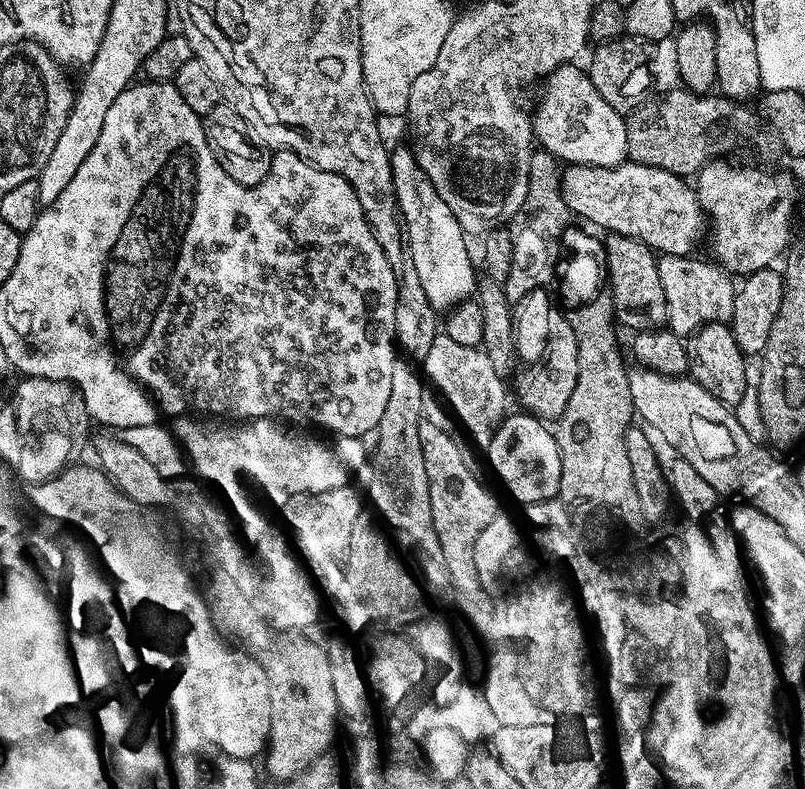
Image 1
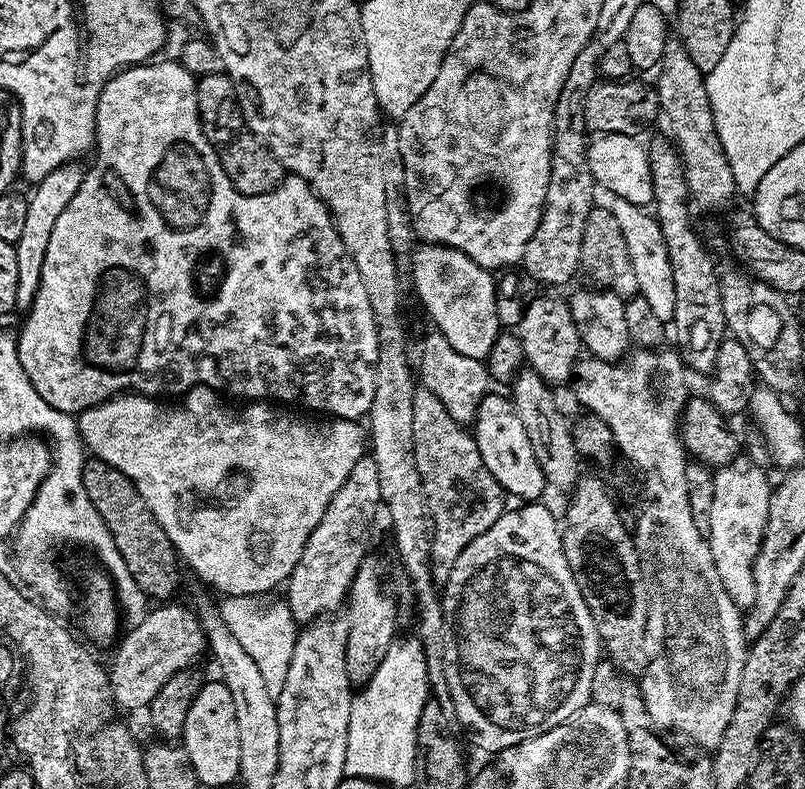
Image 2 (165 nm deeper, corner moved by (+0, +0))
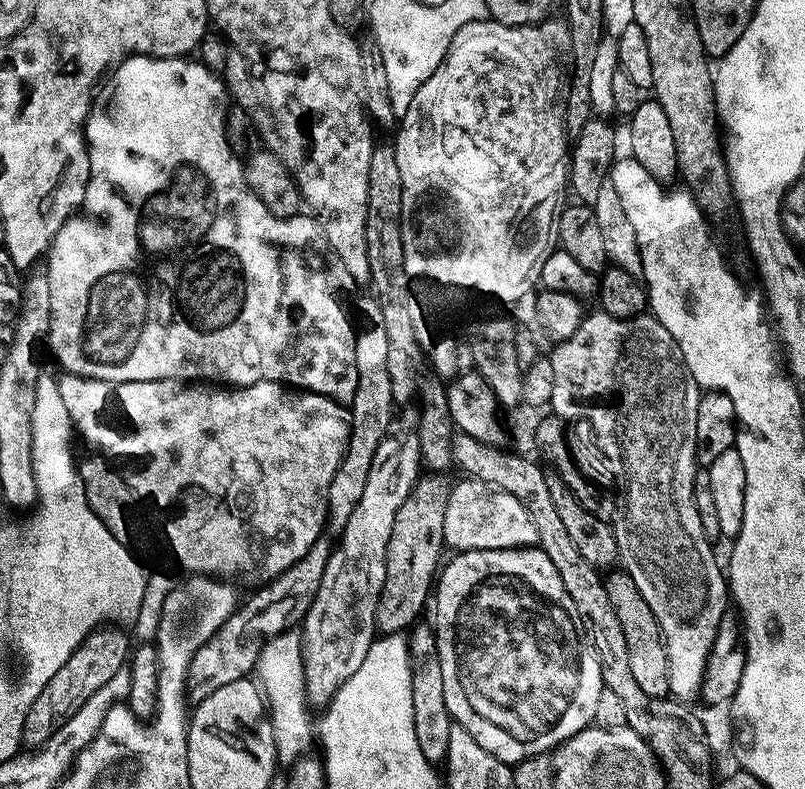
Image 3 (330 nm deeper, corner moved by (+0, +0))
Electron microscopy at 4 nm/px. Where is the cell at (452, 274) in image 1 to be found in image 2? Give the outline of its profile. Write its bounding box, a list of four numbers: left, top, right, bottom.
[411,242,502,361]

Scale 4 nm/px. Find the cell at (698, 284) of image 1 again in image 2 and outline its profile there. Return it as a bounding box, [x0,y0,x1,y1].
[608,196,674,322]

